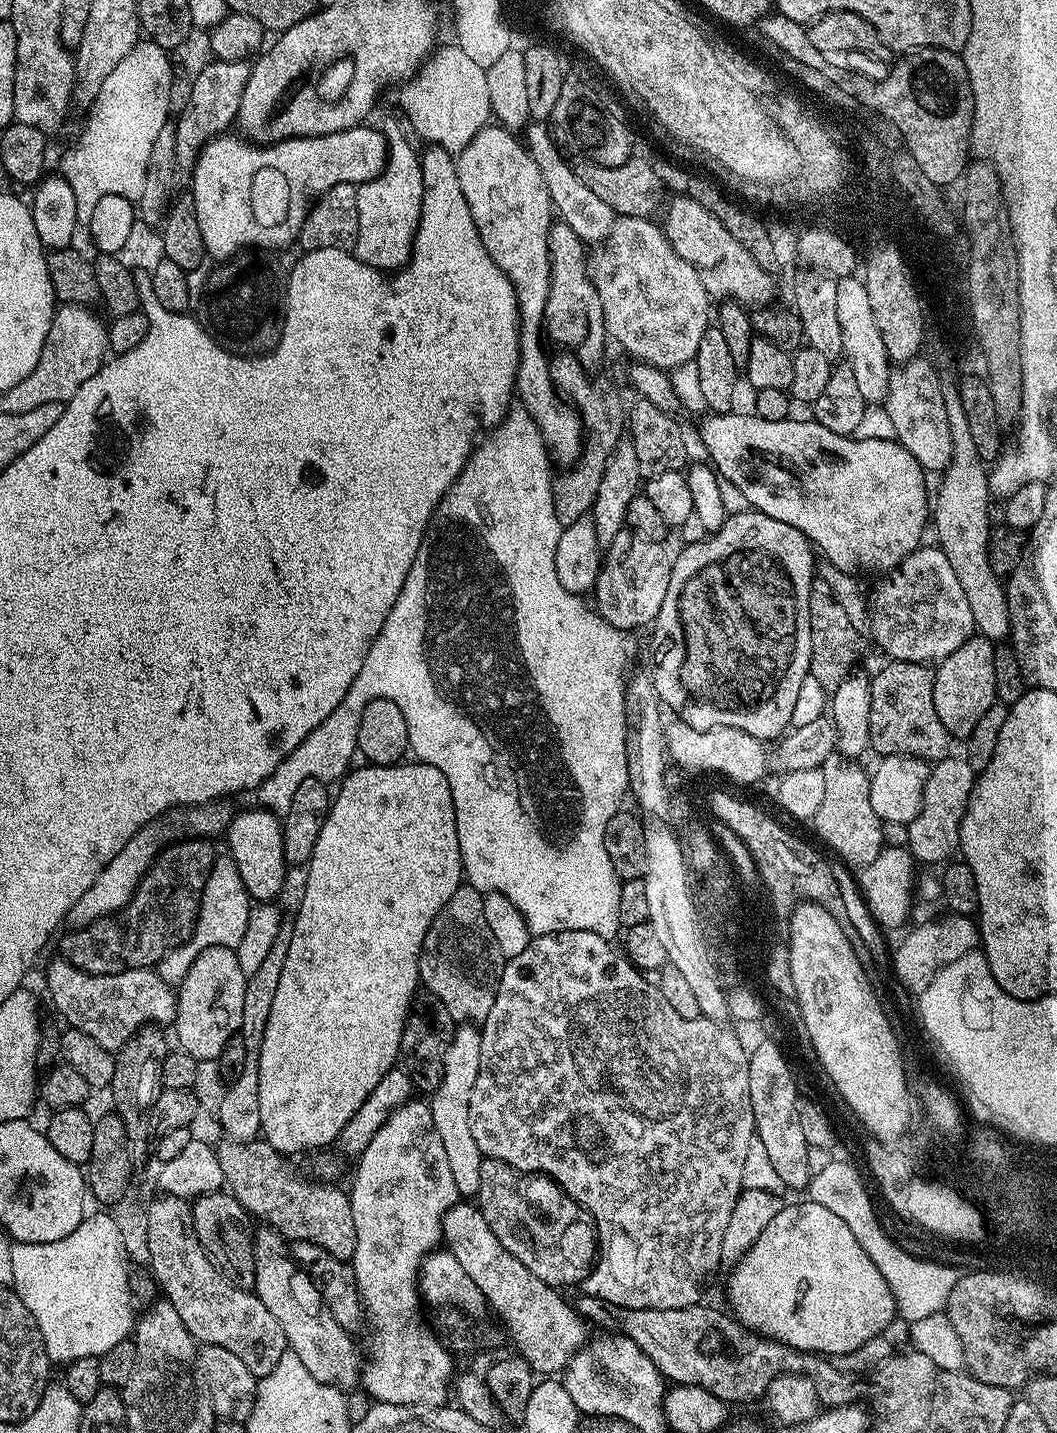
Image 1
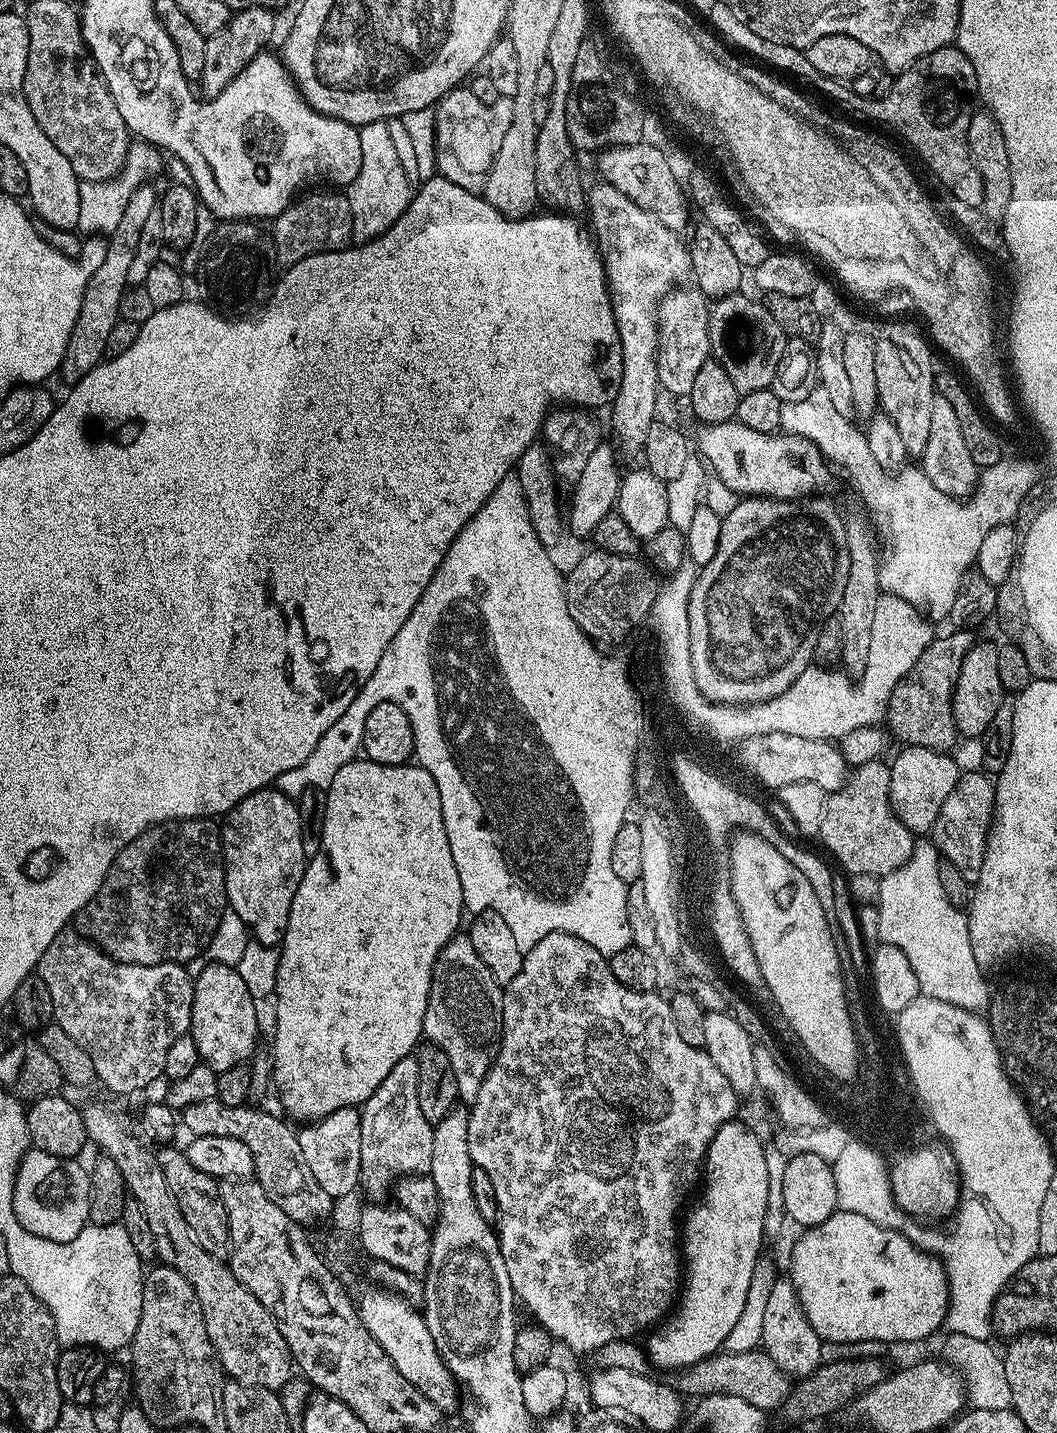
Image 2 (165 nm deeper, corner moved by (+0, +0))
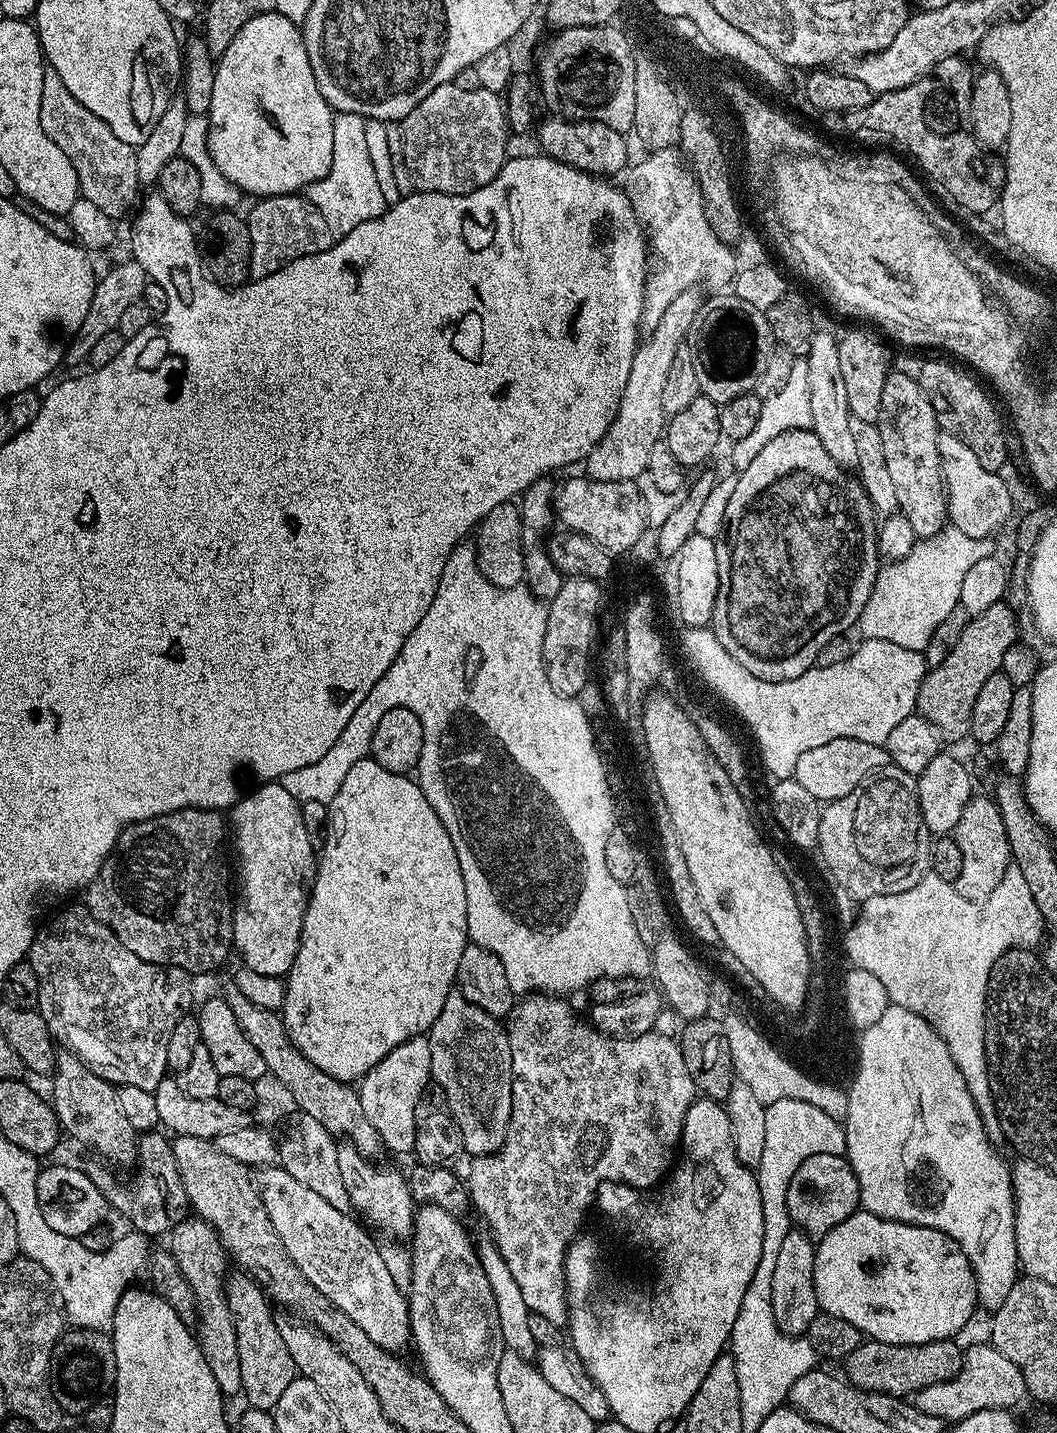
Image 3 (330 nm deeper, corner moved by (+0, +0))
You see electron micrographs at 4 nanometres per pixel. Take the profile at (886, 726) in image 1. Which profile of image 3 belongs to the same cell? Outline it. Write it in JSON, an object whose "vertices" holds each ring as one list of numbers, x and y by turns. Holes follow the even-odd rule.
{"vertices":[[1008,602,990,606,982,614,971,617,954,650,936,667,929,667,918,690,915,711,936,729,939,739,960,740,970,733,970,718,986,678,1000,671,1002,657,1012,644,1017,643,1018,631,1014,609]]}

